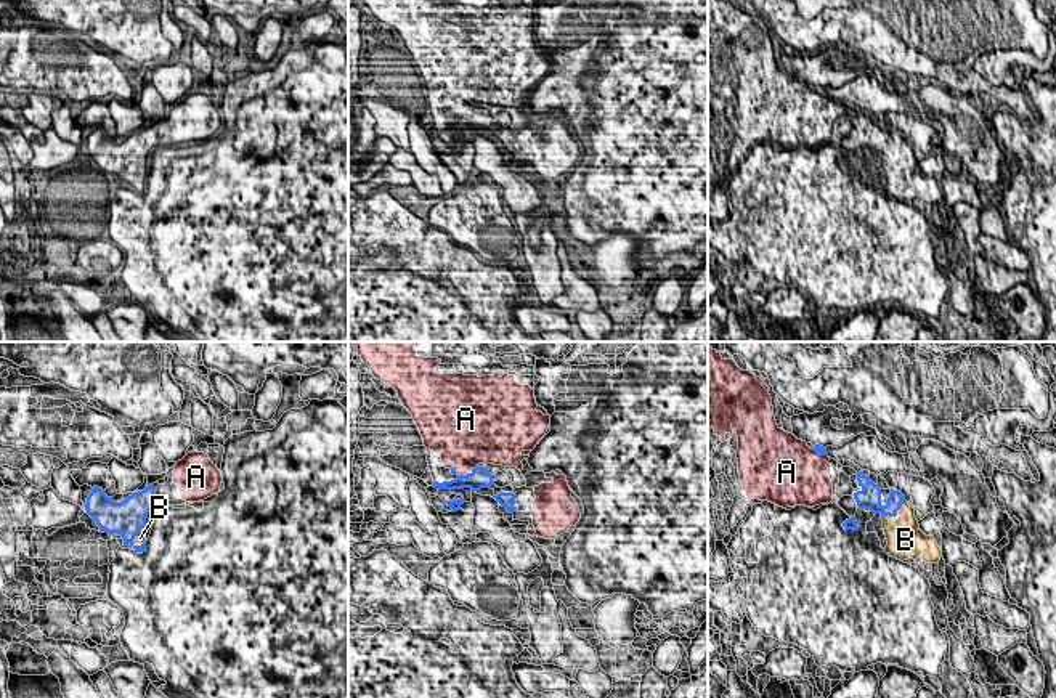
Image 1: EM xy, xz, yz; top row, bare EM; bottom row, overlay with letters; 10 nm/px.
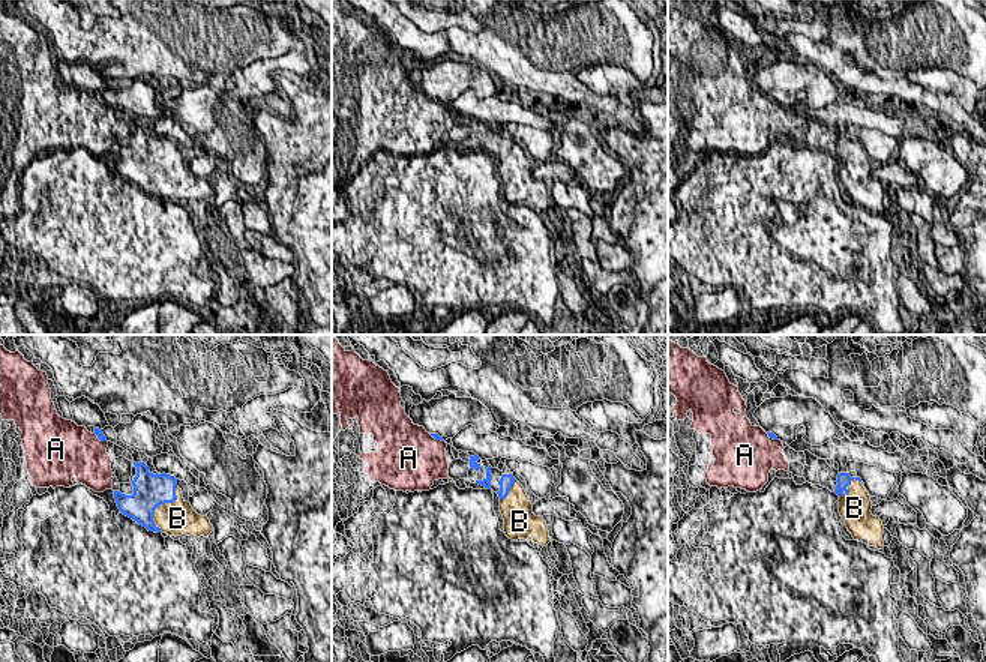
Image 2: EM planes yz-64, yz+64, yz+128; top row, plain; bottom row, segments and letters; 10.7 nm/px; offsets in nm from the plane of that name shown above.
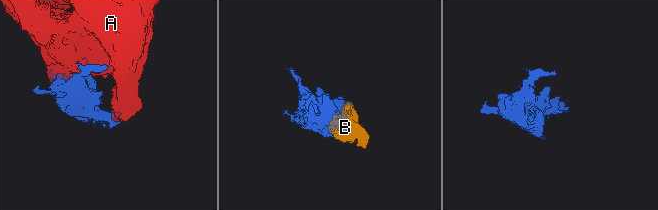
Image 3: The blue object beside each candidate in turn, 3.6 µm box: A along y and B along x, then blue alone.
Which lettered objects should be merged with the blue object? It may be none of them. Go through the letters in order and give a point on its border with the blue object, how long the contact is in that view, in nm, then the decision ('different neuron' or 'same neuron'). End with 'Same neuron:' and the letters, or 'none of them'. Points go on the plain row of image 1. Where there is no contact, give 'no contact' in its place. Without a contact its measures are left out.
A: contact xz (467, 114); length 200 nm; same neuron
B: contact yz (896, 154); length 320 nm; same neuron
Same neuron: A, B

